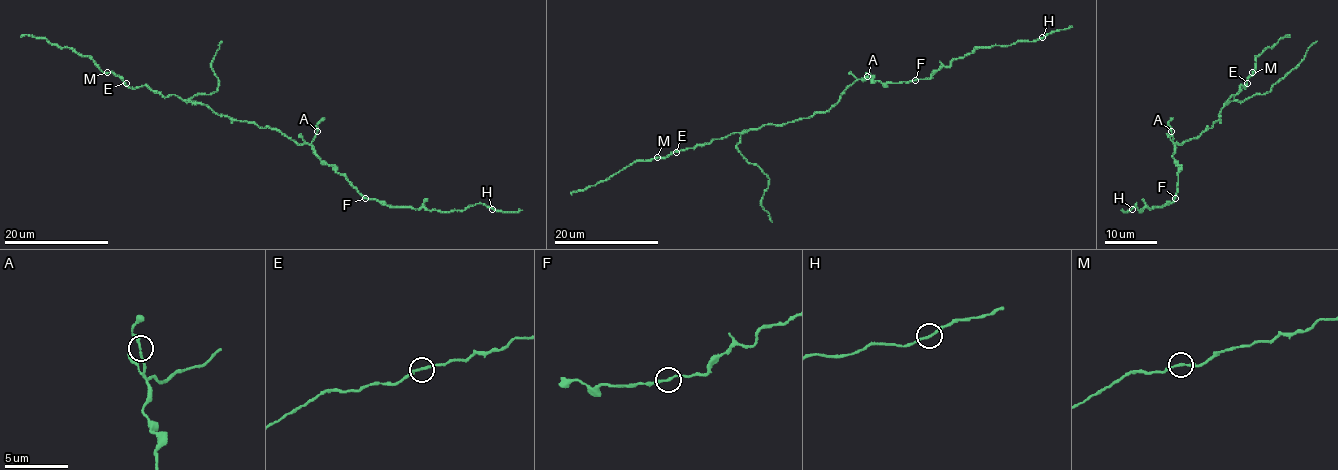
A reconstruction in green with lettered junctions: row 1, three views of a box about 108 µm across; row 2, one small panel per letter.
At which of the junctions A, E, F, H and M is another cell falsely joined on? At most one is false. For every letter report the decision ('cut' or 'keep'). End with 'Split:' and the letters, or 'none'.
A: keep
E: keep
F: keep
H: keep
M: keep
Split: none

